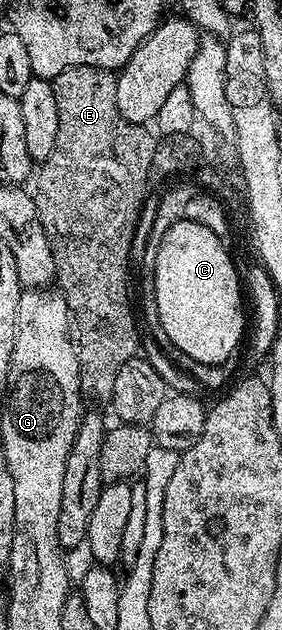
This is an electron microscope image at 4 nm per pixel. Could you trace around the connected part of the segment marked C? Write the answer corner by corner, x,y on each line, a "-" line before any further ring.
185,220
172,224
165,232
155,257
158,281
155,303
160,323
176,347
204,365
229,362
238,344
241,341
243,344
248,329
240,269
238,273
225,244
227,242
208,227

